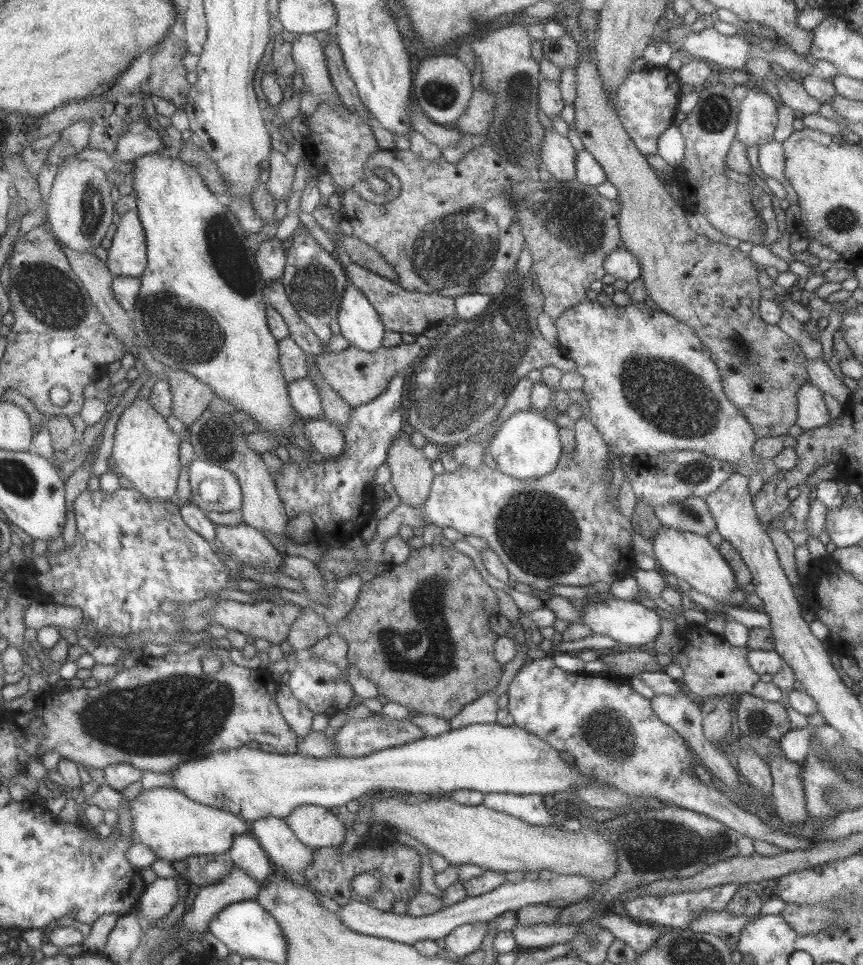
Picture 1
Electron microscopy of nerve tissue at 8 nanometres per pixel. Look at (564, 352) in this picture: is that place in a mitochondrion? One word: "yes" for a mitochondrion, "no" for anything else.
no

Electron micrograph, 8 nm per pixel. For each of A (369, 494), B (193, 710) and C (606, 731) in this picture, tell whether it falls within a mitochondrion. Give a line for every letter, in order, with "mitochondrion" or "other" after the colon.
A: other
B: mitochondrion
C: mitochondrion

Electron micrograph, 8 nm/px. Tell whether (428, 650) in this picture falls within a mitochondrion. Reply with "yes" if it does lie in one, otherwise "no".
yes

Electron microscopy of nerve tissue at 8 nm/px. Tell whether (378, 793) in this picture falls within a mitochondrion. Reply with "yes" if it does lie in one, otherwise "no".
no

